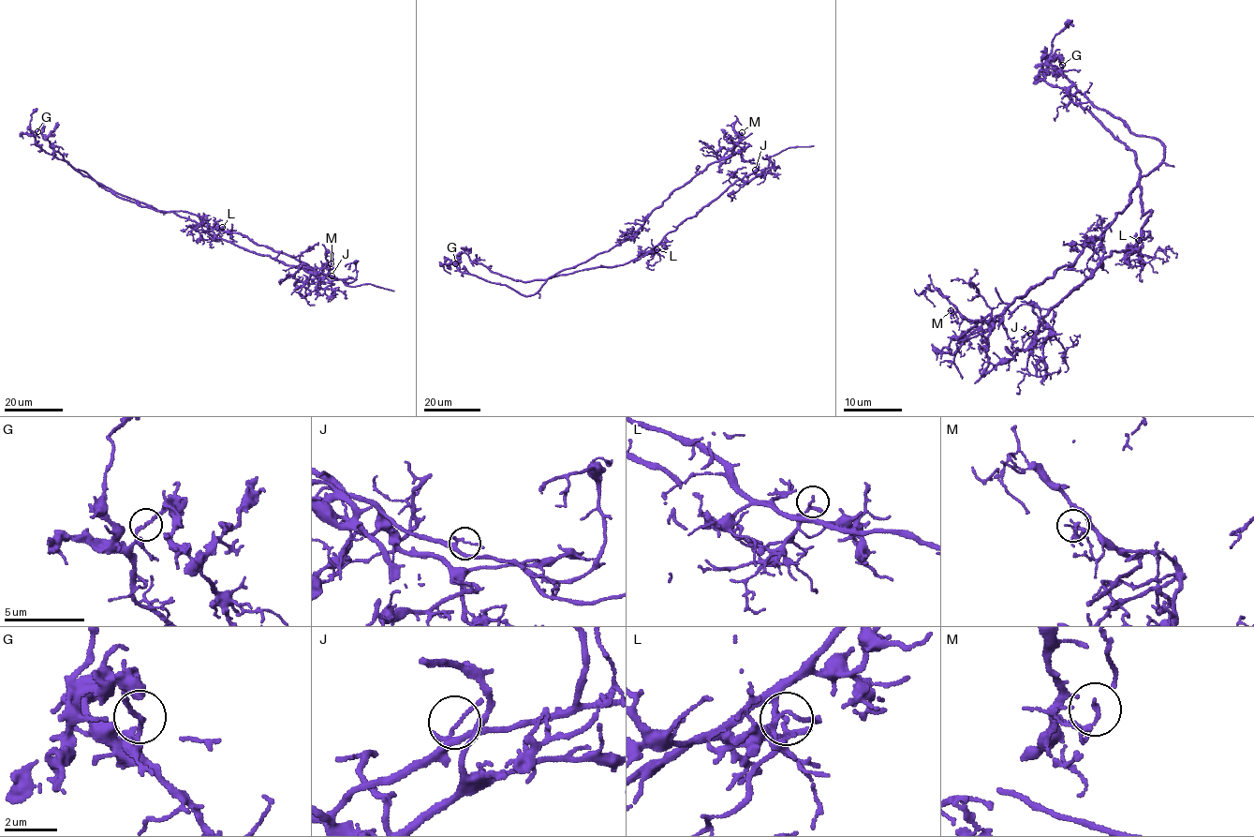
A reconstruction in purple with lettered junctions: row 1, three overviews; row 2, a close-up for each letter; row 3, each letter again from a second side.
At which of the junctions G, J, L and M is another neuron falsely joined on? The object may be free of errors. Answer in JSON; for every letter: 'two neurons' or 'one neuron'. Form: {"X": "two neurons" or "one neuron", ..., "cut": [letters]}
{"G": "two neurons", "J": "one neuron", "L": "one neuron", "M": "one neuron", "cut": ["G"]}

